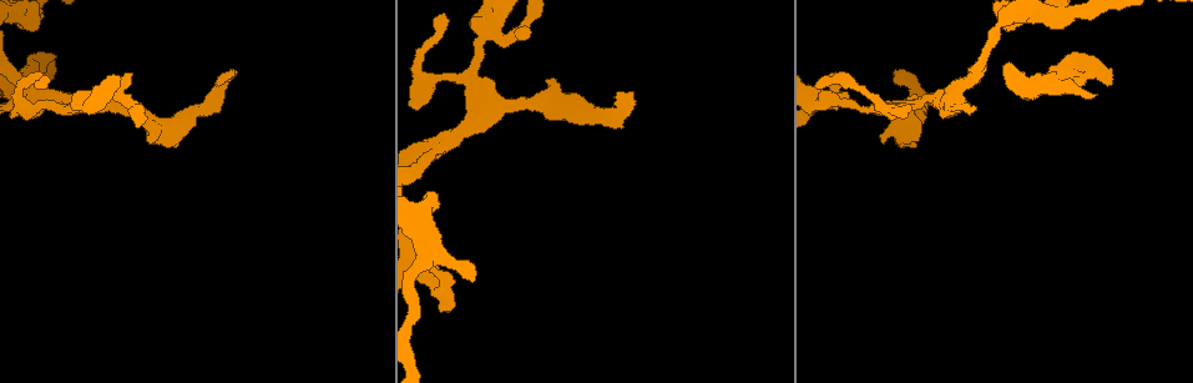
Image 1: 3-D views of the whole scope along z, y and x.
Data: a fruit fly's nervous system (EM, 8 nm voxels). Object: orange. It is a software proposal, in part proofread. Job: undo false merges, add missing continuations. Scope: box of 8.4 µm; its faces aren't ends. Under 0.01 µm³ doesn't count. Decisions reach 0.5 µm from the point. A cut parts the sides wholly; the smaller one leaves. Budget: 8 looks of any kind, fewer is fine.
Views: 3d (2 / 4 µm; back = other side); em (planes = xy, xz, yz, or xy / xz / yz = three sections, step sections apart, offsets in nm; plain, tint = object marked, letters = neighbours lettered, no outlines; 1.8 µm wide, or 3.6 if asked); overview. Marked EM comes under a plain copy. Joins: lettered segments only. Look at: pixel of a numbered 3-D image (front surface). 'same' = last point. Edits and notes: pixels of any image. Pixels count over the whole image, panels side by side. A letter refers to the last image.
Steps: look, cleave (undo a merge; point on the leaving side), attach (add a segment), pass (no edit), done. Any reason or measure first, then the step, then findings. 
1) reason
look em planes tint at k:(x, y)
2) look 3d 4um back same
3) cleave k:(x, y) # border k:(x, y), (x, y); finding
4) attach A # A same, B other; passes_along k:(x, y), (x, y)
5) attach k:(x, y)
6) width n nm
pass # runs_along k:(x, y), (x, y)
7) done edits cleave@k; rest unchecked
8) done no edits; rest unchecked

free end
look em planes letters at 1:(232, 71)

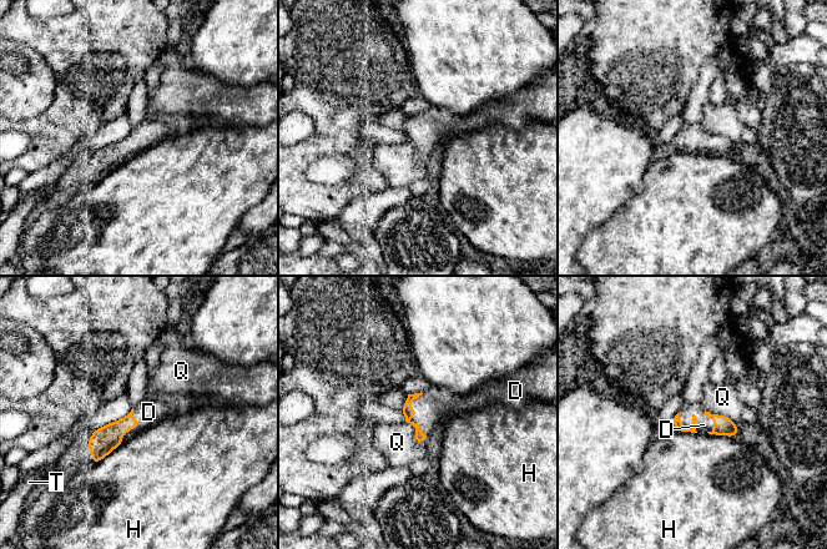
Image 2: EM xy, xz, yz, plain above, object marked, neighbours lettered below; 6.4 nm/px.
longest_contact D 280 nm
attach D # D same, H other, Q other, T other; passes_along 2:(419, 437), (414, 414), (434, 404); it goes on there

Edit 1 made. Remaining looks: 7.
free end
look em xz step 8 tint at 1:(448, 296)

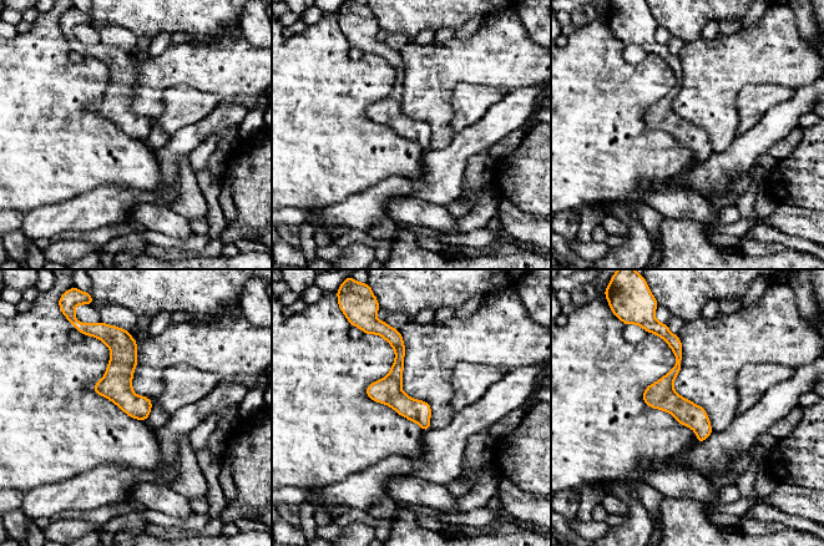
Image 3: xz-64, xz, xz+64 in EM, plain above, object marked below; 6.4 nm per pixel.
another direction
look em planes letters same

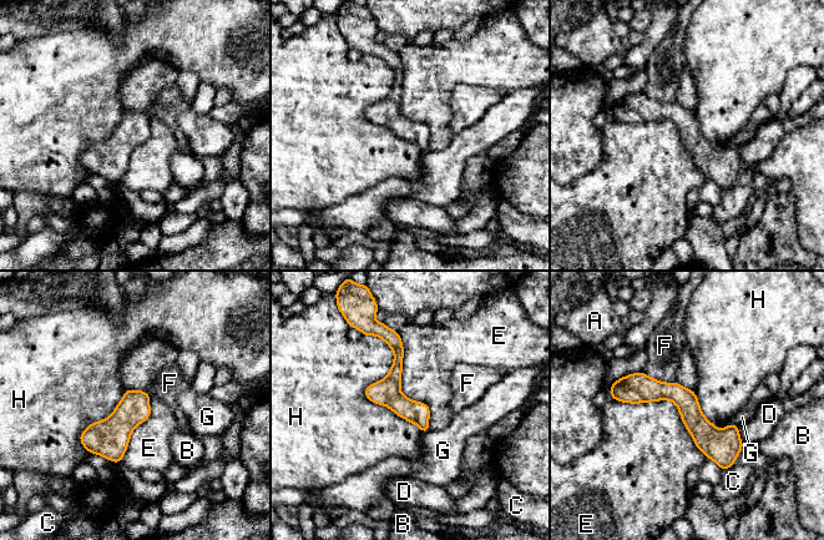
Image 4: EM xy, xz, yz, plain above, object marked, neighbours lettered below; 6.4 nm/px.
longest_contact E 750 nm
pass # A other, B other, C other, D other, E other, F other, G other, H other; border 4:(368, 334), (424, 433); none of them fits

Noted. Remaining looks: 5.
arms part here
look 3d 4um at 1:(880, 104)

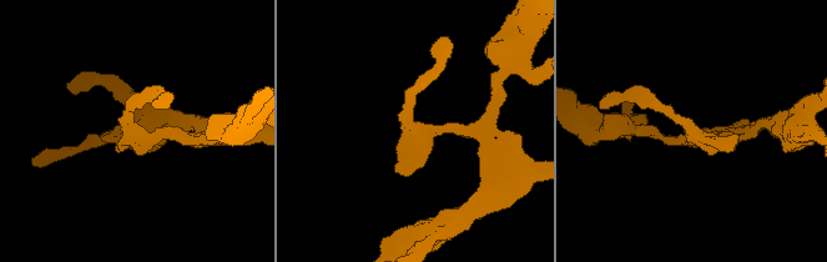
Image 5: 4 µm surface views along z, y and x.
need the tissue
look em xz step 8 tint at 5:(144, 137)

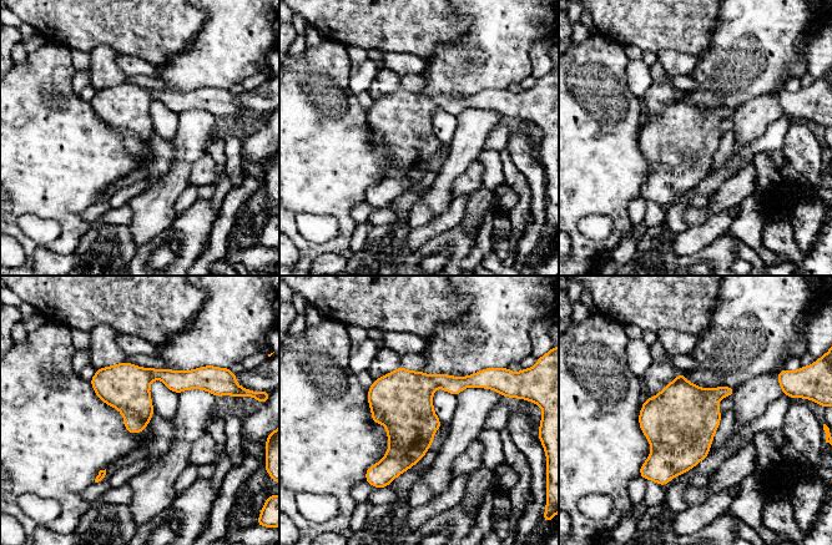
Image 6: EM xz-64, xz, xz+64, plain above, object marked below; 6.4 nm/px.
look em xz step 8 letters same

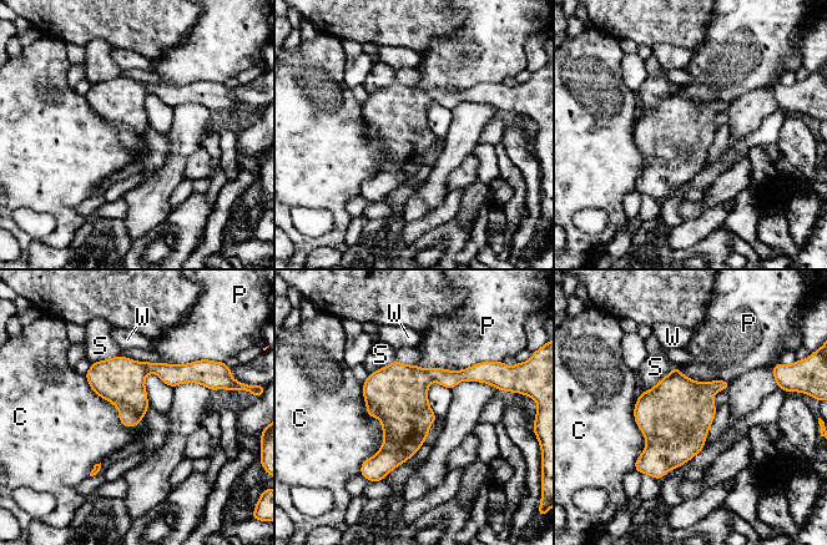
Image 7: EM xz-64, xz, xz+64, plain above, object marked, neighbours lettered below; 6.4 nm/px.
width 240 nm
pass # C other, P other, S other, W other; border 7:(362, 385), (383, 444), (359, 473); continuous, no second cell

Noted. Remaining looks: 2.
done edits attach@2; rest unchecked

